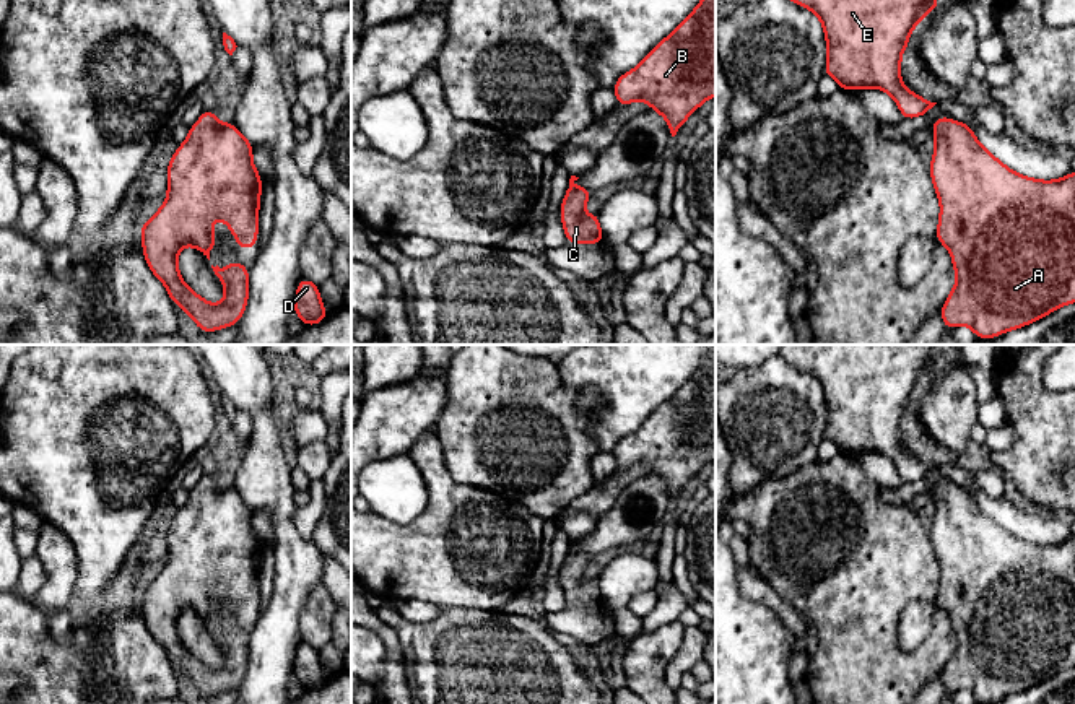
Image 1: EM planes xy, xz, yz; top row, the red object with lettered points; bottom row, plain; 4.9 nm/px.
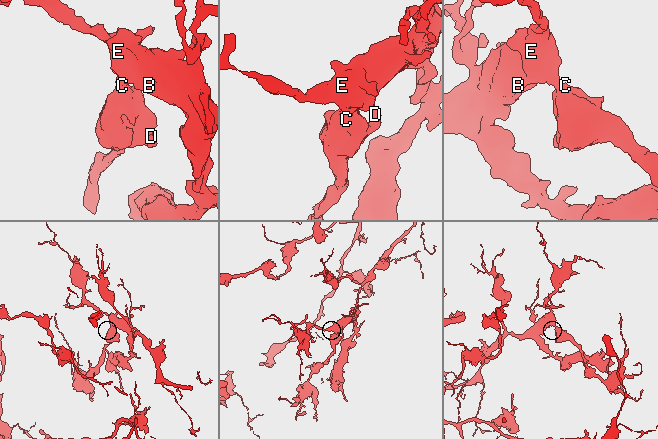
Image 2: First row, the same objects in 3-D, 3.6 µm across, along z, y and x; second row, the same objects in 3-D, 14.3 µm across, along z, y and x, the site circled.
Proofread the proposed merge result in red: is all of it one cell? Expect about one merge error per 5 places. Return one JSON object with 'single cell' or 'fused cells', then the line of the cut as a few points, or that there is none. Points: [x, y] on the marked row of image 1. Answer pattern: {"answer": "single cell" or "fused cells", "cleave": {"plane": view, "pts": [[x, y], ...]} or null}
{"answer": "single cell", "cleave": null}

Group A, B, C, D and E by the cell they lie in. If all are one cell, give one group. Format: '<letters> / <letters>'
A B C D E

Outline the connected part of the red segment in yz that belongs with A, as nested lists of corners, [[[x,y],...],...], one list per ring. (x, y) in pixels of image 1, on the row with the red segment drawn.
[[[942,115],[930,128],[935,150],[929,169],[940,200],[937,241],[950,250],[956,273],[956,285],[940,311],[943,325],[968,325],[977,340],[995,338],[1075,302],[1075,171],[1057,180],[1026,177],[989,153],[968,124]]]

